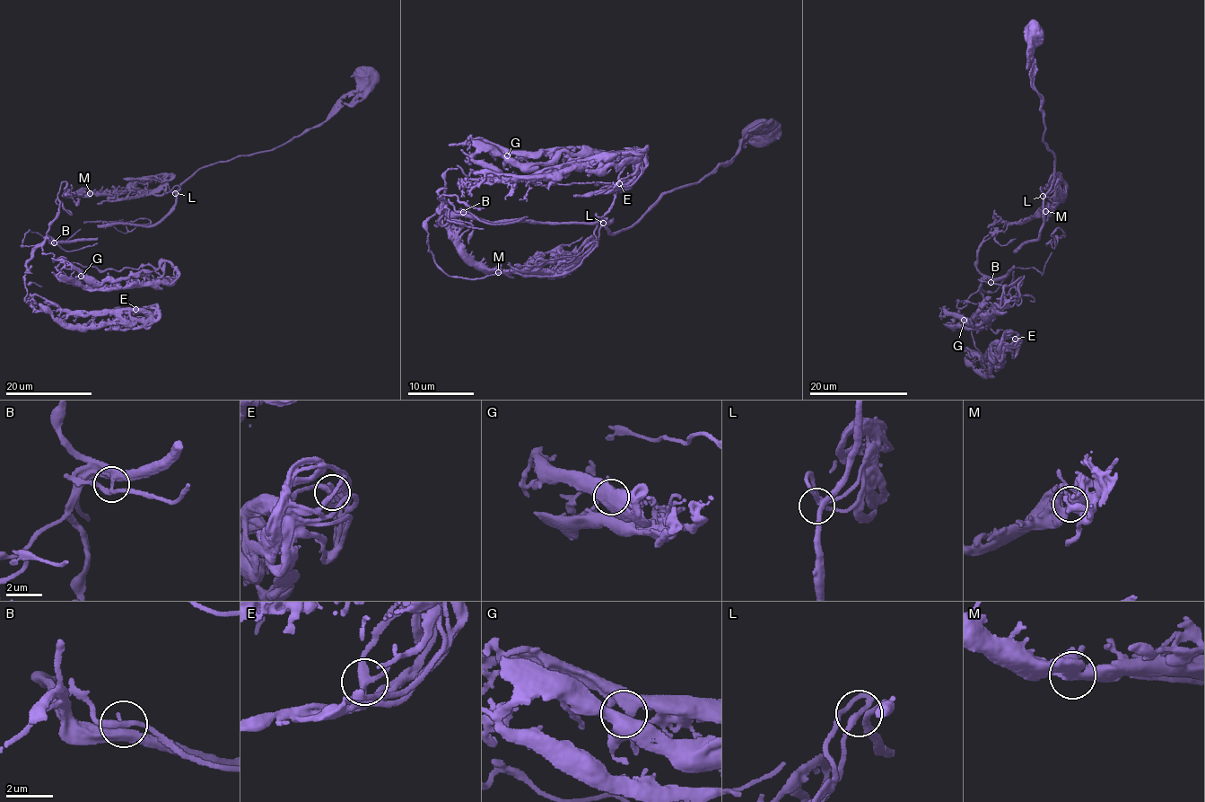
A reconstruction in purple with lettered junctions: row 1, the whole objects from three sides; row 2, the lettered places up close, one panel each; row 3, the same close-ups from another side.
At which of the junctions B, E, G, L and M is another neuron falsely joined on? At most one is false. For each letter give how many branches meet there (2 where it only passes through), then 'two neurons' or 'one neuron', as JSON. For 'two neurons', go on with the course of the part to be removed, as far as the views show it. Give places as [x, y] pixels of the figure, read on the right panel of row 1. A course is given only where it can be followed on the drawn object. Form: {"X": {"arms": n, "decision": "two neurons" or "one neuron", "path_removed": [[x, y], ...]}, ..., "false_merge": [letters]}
{"B": {"arms": 4, "decision": "one neuron"}, "E": {"arms": 5, "decision": "one neuron"}, "G": {"arms": 3, "decision": "one neuron"}, "L": {"arms": 4, "decision": "one neuron"}, "M": {"arms": 5, "decision": "one neuron"}, "false_merge": []}

